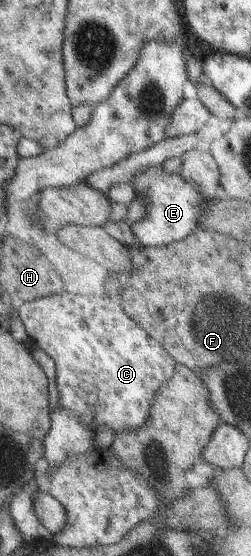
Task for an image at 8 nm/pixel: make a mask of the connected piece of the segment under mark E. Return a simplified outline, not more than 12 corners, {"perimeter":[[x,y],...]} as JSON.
{"perimeter":[[180,172],[132,180],[148,215],[129,229],[143,247],[187,239],[207,198]]}

